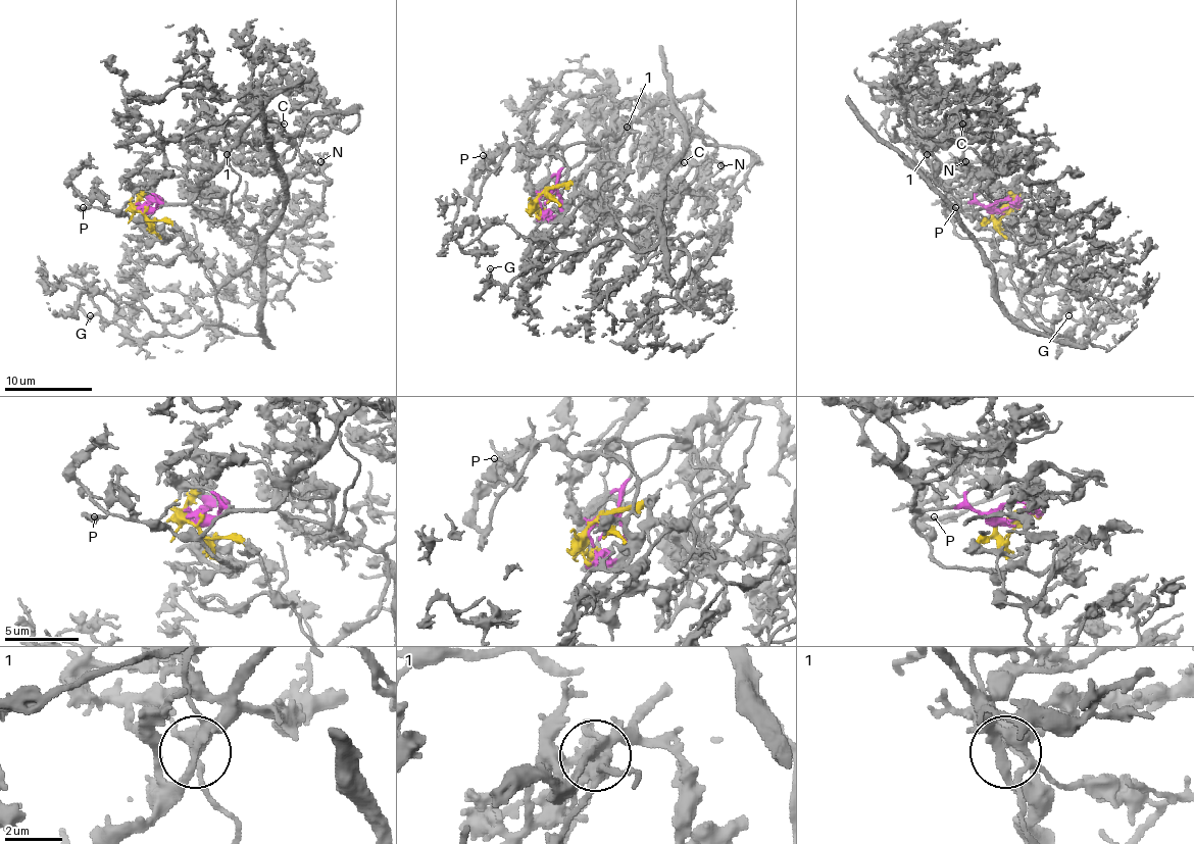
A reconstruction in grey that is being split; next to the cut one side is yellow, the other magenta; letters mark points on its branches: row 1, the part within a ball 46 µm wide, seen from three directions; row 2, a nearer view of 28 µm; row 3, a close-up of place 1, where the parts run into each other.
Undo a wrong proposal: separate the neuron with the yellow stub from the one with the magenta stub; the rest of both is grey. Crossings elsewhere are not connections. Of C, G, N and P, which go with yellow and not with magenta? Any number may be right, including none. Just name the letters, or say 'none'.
G

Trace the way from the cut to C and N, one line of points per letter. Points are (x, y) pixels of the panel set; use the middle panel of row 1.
C: (543, 193), (560, 175), (562, 151), (578, 142), (596, 144), (631, 121), (653, 129), (659, 168), (684, 161)
N: (543, 193), (560, 175), (562, 151), (596, 144), (657, 106), (686, 121), (697, 161), (722, 166)

